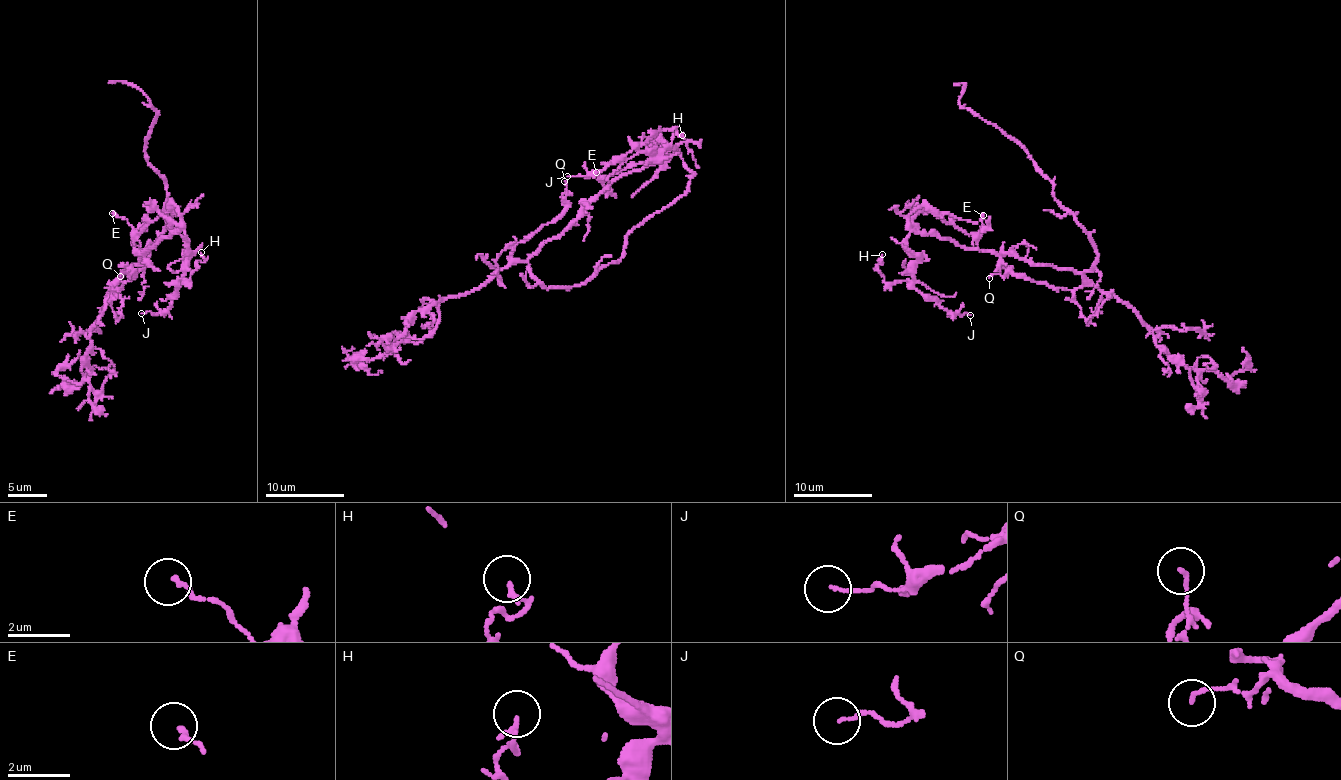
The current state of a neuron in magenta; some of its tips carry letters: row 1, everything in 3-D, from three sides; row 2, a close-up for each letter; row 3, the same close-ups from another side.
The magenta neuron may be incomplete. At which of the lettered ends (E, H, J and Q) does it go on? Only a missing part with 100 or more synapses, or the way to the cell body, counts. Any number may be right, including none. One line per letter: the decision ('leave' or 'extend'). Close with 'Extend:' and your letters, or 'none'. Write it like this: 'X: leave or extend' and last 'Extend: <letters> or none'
E: leave
H: leave
J: leave
Q: leave
Extend: none

